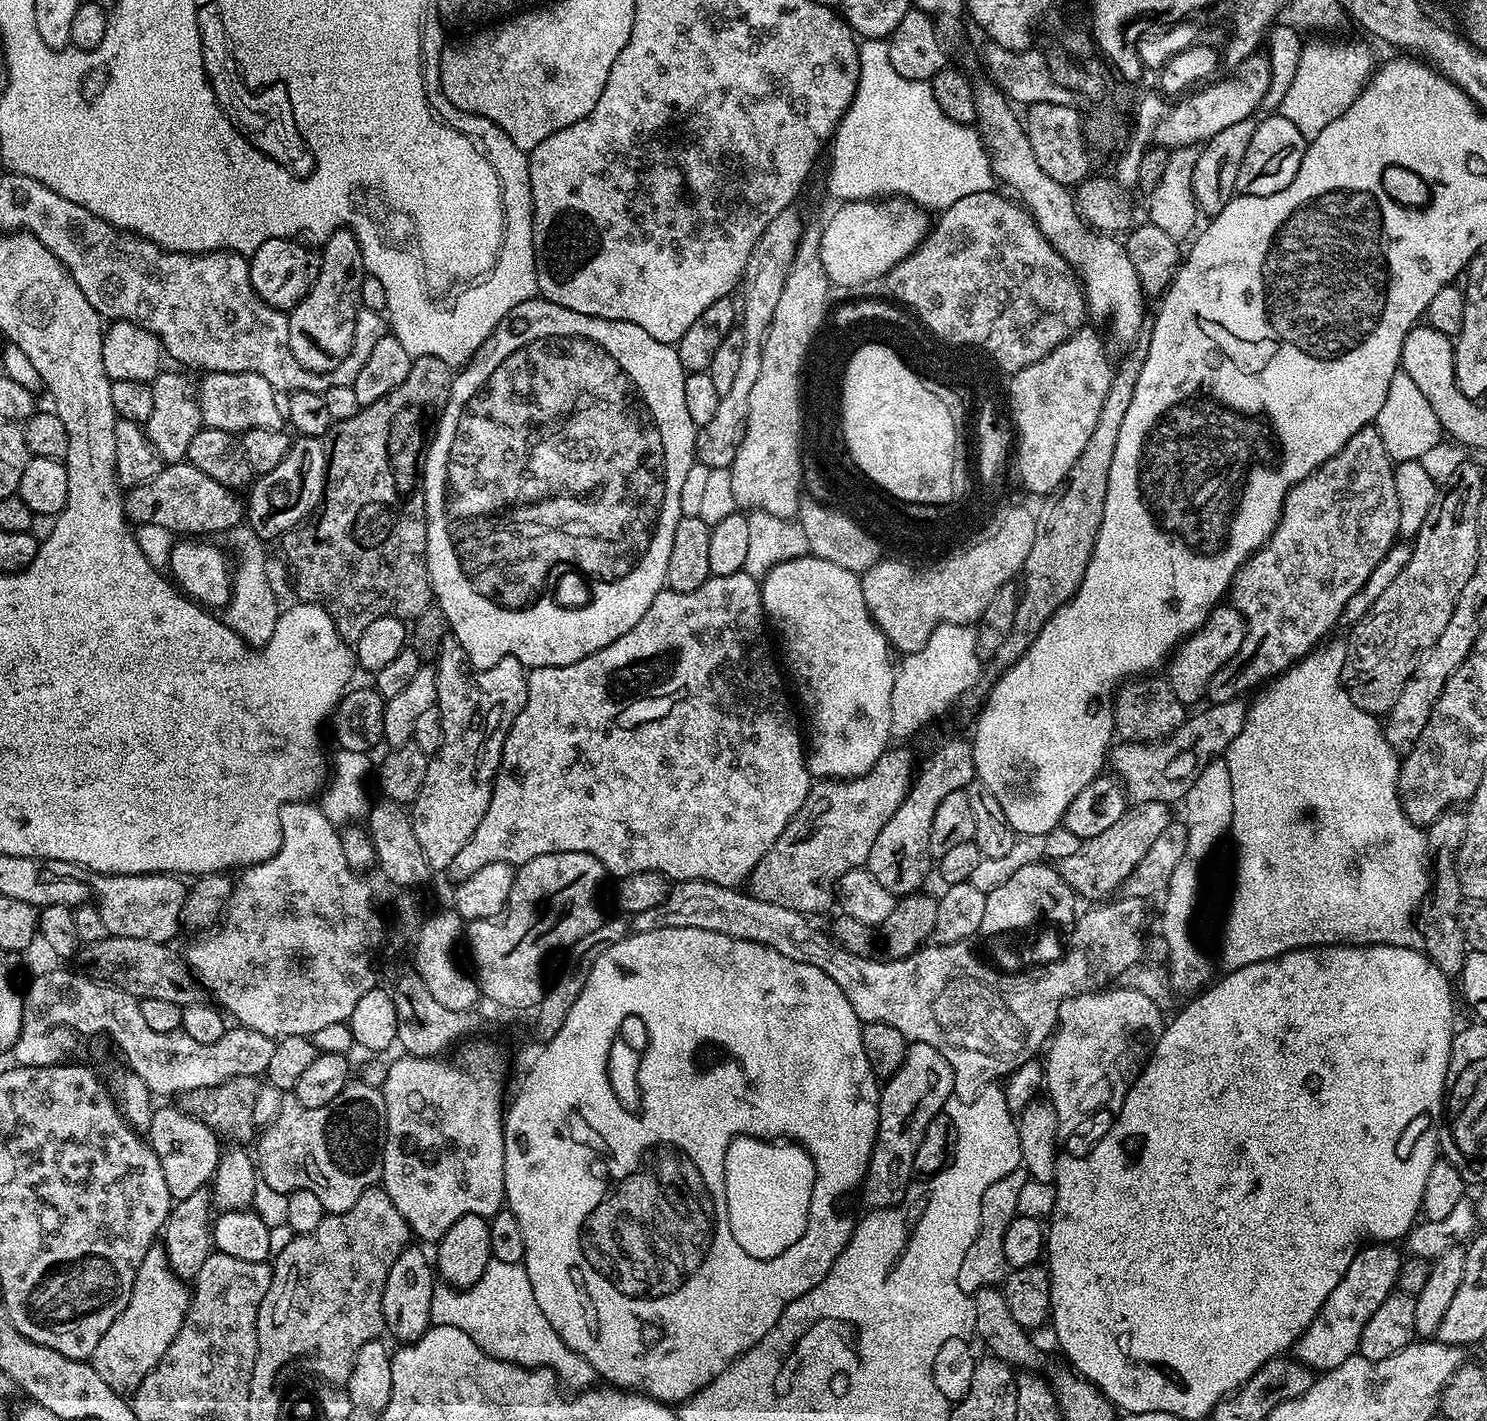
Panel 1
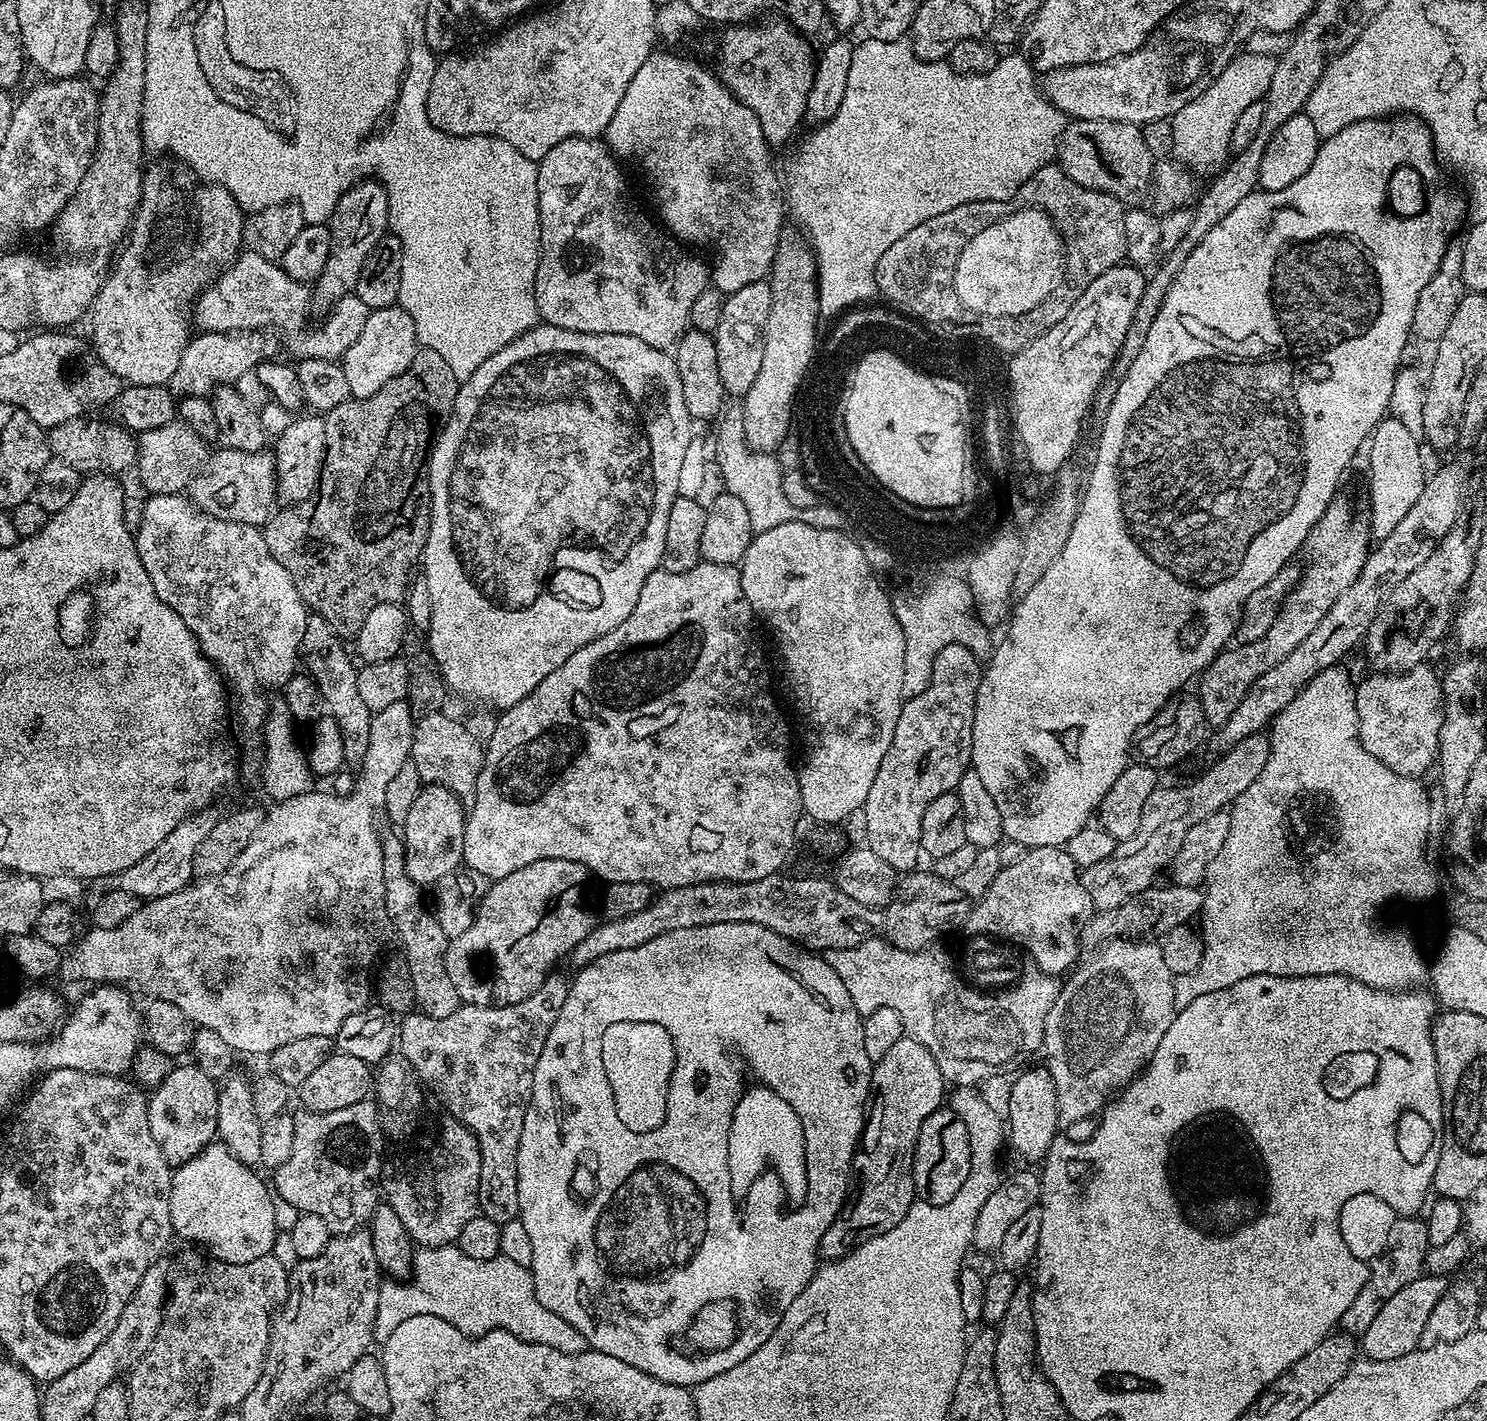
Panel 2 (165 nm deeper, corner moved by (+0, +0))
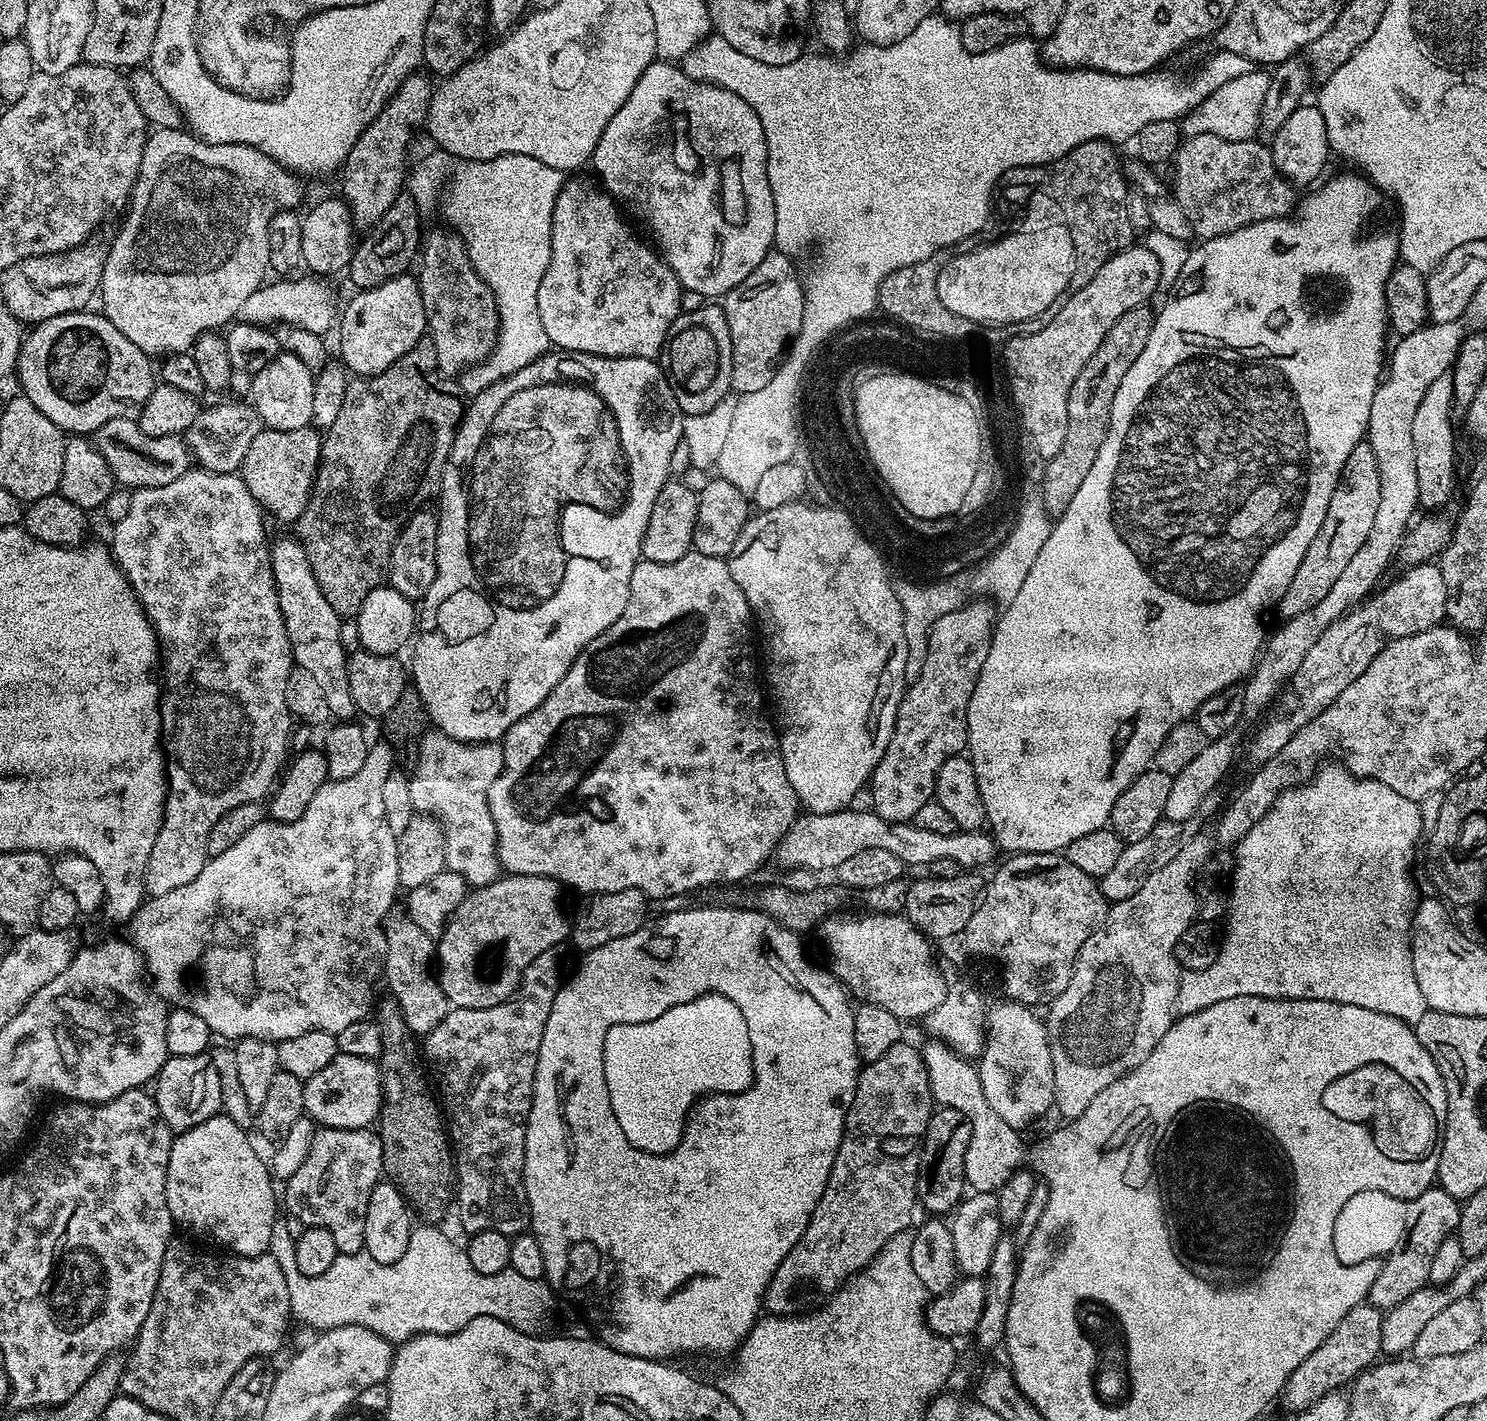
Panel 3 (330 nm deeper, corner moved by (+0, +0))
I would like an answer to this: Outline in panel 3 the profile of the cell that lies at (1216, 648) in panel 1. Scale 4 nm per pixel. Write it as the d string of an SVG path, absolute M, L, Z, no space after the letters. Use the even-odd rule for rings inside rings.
M1361 442L1354 446L1354 450L1350 450L1350 458L1346 458L1346 466L1342 466L1334 494L1330 494L1330 506L1326 506L1326 518L1322 518L1322 530L1318 530L1314 542L1310 542L1310 550L1306 550L1306 558L1302 558L1302 566L1298 566L1294 574L1294 582L1290 582L1286 594L1282 594L1276 603L1274 612L1280 615L1281 621L1294 619L1298 614L1318 606L1318 602L1326 598L1330 586L1338 582L1342 570L1354 559L1362 542L1370 538L1381 491L1378 458L1374 456L1374 450L1369 444Z

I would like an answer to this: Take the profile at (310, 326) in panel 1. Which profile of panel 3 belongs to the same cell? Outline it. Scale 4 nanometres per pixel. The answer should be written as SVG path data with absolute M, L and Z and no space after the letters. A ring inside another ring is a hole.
M424 74L408 76L406 82L402 82L398 91L386 101L383 110L369 124L364 125L364 131L356 138L356 145L344 159L342 199L352 215L353 229L370 230L380 221L382 214L390 210L390 206L394 206L394 198L402 195L406 184L404 163L408 160L408 143L411 142L416 127L425 123L434 91L434 84L431 82L433 83Z

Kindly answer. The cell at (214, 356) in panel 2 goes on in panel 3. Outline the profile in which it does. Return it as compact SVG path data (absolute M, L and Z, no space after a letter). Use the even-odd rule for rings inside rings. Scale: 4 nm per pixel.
M304 274L301 280L294 278L280 278L277 284L265 283L242 305L239 319L245 324L258 324L261 326L283 326L292 324L295 328L310 330L314 334L324 336L328 331L333 331L338 320L338 304L332 297L332 292L327 288L325 281Z

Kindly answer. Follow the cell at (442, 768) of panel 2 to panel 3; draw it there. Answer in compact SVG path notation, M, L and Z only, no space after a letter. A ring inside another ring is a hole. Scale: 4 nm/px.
M429 730L420 739L418 758L410 772L410 799L415 811L422 816L432 816L439 822L446 838L446 868L462 878L473 889L481 888L499 880L502 875L500 859L496 853L496 827L490 814L490 786L494 778L502 774L504 749L499 743L467 744L455 740L439 730Z

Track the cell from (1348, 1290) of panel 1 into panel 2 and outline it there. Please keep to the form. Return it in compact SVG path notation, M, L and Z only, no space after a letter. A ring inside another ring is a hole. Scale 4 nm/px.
M1408 1214L1394 1220L1391 1247L1376 1257L1371 1265L1366 1286L1362 1286L1358 1298L1354 1298L1354 1302L1350 1302L1350 1310L1346 1310L1342 1328L1347 1335L1353 1338L1363 1336L1364 1331L1372 1325L1378 1310L1382 1310L1382 1306L1386 1306L1386 1302L1390 1302L1390 1298L1394 1298L1394 1294L1402 1290L1402 1286L1410 1286L1410 1282L1417 1280L1424 1272L1424 1259L1430 1247L1428 1226L1423 1219L1416 1219L1420 1218Z

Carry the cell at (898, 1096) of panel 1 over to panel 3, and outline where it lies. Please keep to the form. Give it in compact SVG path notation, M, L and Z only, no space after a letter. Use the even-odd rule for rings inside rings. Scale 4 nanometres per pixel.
M901 1042L890 1046L890 1050L886 1050L886 1054L882 1054L882 1058L878 1058L878 1062L870 1062L863 1065L860 1073L860 1081L856 1084L856 1093L852 1099L852 1105L848 1108L848 1116L844 1120L842 1142L838 1146L838 1154L834 1158L834 1166L830 1170L830 1178L826 1182L822 1198L818 1202L818 1206L814 1210L814 1214L810 1218L810 1222L806 1226L802 1238L798 1238L798 1242L790 1250L790 1254L786 1254L786 1258L782 1258L778 1270L772 1276L772 1281L768 1284L767 1290L764 1291L762 1304L771 1315L795 1316L803 1313L805 1310L811 1309L817 1302L823 1301L825 1298L831 1296L837 1288L841 1288L844 1284L848 1283L853 1275L859 1272L860 1269L865 1268L888 1242L893 1240L895 1236L901 1235L907 1229L904 1227L911 1222L912 1215L918 1212L916 1183L920 1177L921 1137L923 1137L925 1130L928 1129L928 1123L930 1122L933 1111L934 1101L932 1091L930 1090L930 1078L926 1074L924 1058L919 1047L915 1048L912 1044Z

